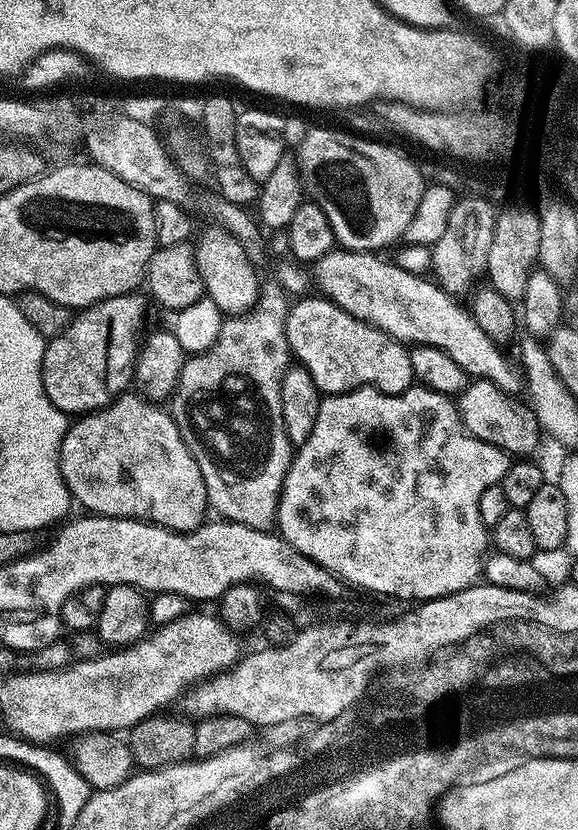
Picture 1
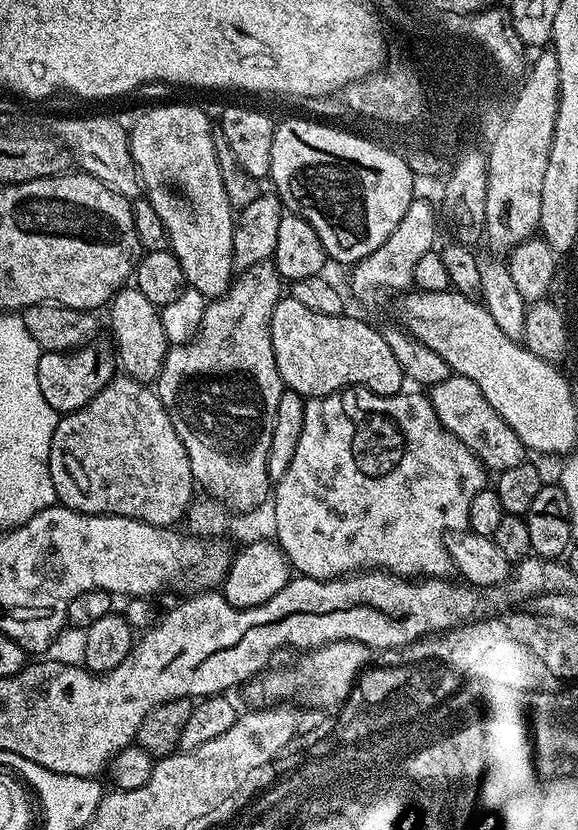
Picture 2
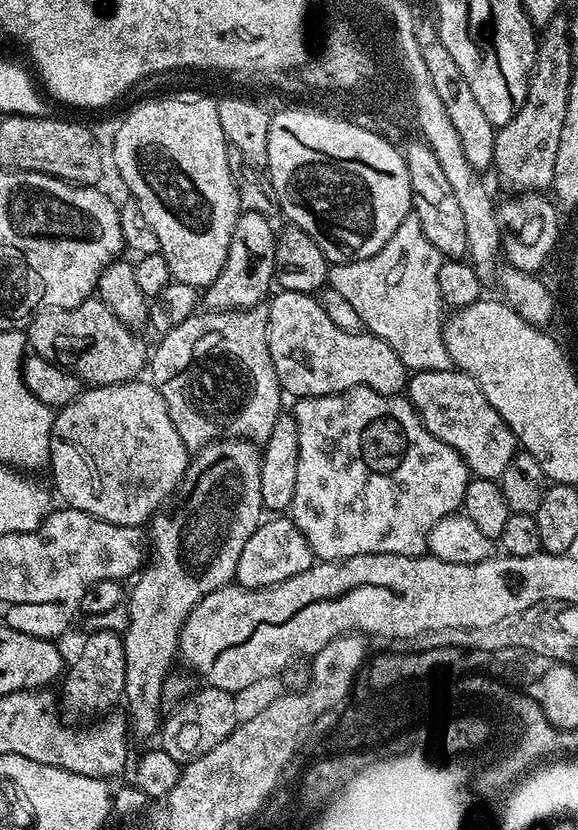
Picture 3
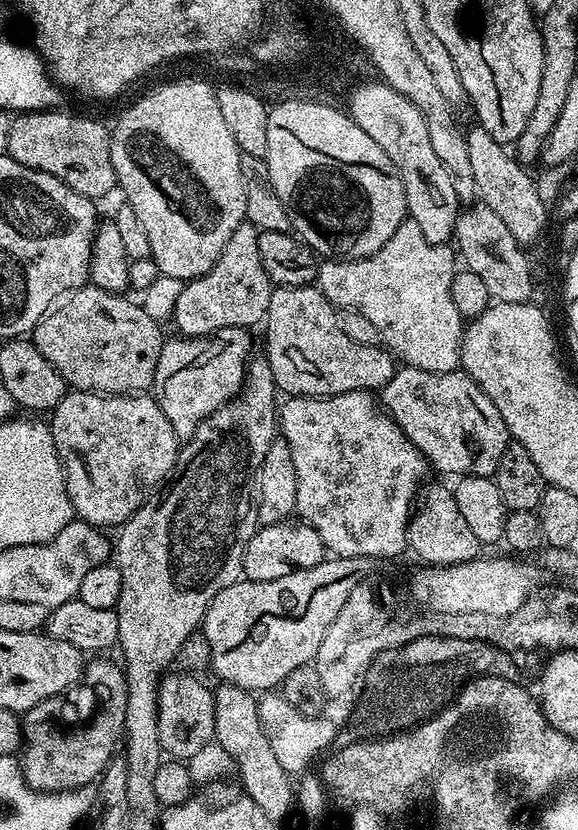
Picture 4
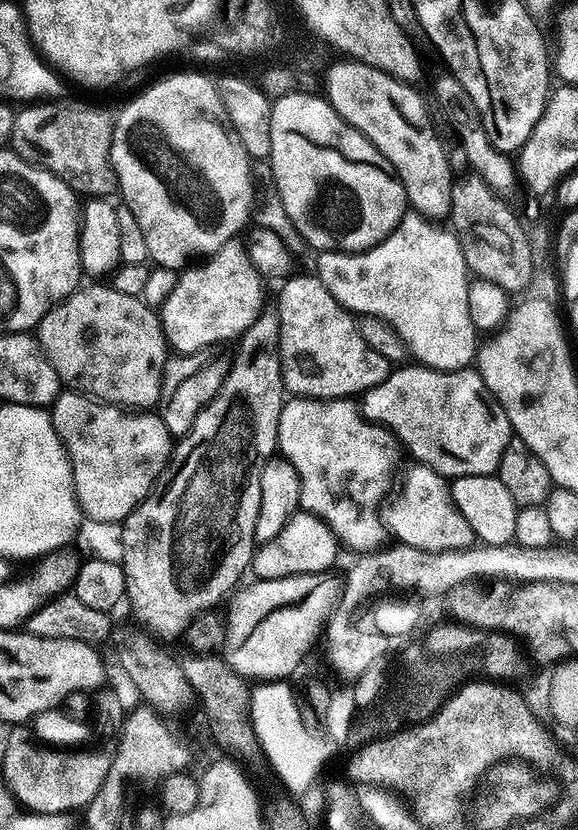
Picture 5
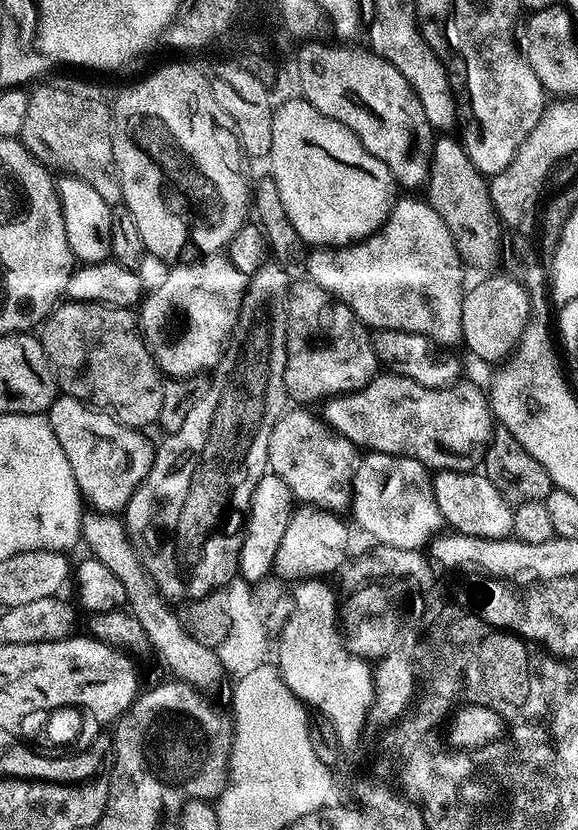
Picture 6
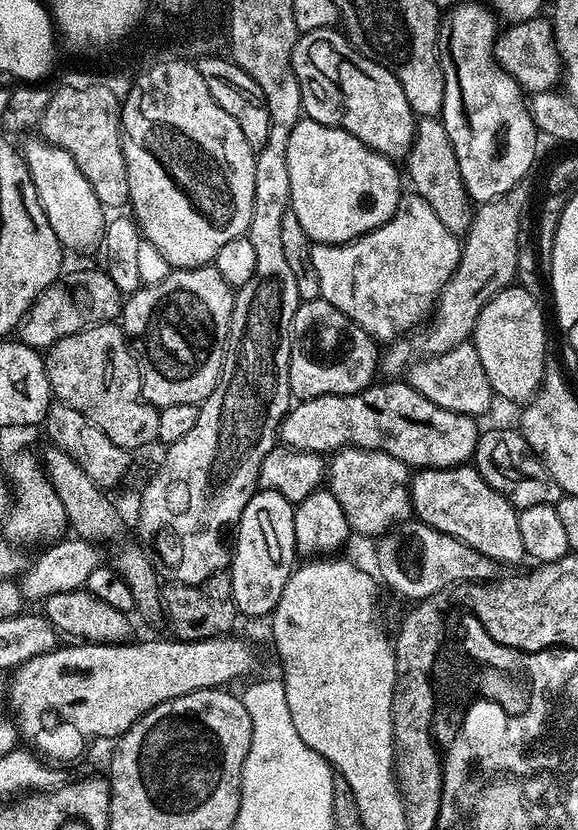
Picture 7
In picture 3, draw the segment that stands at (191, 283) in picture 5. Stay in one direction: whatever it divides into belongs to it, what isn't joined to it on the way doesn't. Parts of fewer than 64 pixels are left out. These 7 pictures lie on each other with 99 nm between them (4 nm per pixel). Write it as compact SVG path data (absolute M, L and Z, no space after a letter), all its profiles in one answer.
M241 211L238 222L234 226L234 236L230 238L230 252L226 258L226 266L220 277L209 288L203 289L202 304L207 311L241 312L265 303L269 295L268 287L273 287L273 277L276 275L276 236L270 234L265 238L265 252L239 252L242 236L258 235L260 223L262 220L257 213Z

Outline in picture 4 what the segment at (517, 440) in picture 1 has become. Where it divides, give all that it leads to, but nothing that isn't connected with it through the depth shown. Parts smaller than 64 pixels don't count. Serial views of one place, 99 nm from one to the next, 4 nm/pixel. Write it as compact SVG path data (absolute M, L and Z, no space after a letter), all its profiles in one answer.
M397 367L390 382L379 389L378 400L425 461L440 472L449 472L452 478L492 476L498 458L502 458L510 443L508 427L498 406L463 370L427 372Z

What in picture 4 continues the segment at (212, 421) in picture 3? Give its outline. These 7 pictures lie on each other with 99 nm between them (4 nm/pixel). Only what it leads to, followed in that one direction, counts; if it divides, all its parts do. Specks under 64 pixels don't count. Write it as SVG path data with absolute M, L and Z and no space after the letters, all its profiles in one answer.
M223 328L208 336L165 339L151 391L162 414L166 414L166 422L170 422L177 441L190 439L205 418L239 397L253 355L248 335L247 328Z

